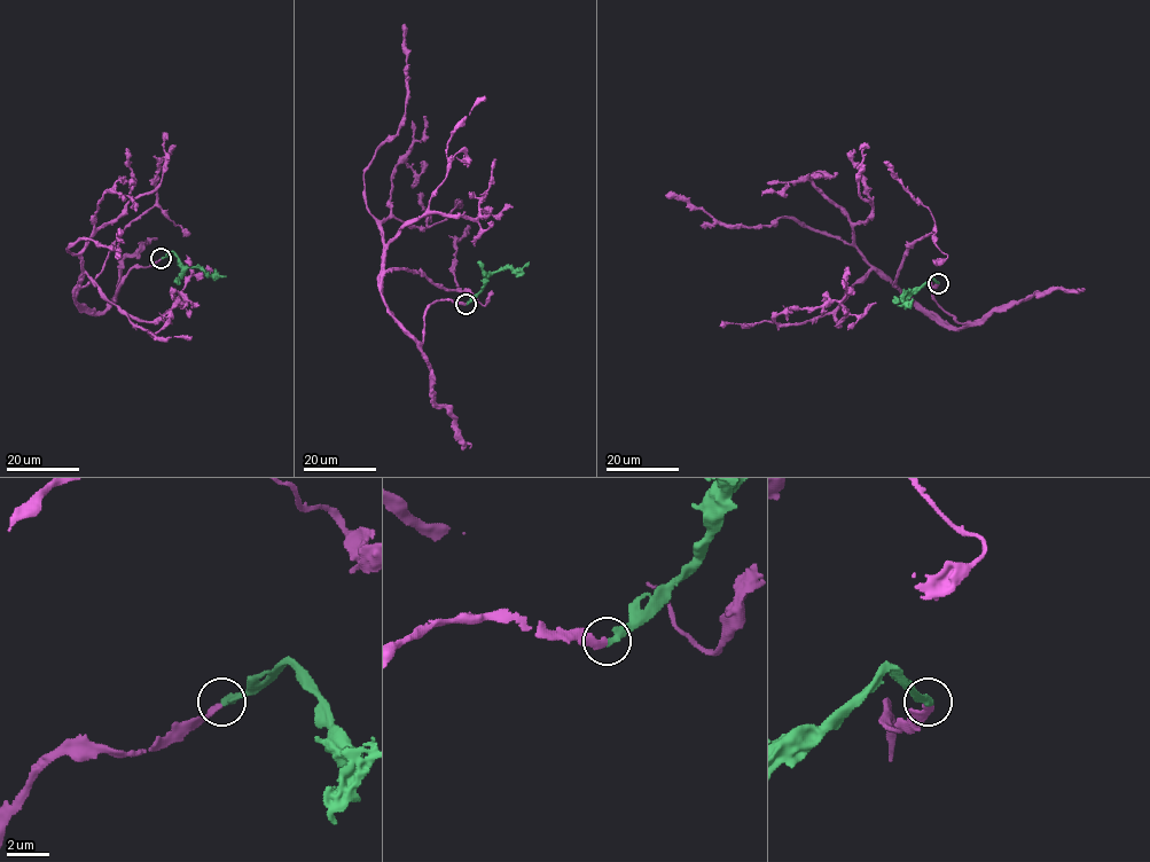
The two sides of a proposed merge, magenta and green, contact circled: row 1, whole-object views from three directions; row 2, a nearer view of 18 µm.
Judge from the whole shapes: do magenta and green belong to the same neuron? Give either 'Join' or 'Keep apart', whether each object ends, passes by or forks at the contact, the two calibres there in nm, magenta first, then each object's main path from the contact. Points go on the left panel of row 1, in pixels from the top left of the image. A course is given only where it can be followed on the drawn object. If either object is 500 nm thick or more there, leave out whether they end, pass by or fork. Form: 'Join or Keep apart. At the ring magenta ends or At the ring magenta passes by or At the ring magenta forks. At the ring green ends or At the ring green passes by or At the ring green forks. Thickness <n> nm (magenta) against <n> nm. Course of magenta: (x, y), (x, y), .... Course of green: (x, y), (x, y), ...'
Join. At the ring magenta ends. At the ring green ends. Thickness 280 nm (magenta) against 320 nm. Course of magenta: (161, 259), (134, 267), (93, 314), (76, 300), (83, 260), (69, 248), (86, 237), (118, 252), (120, 234). Course of green: (161, 258), (172, 251), (186, 267), (200, 267), (206, 274), (226, 276)

